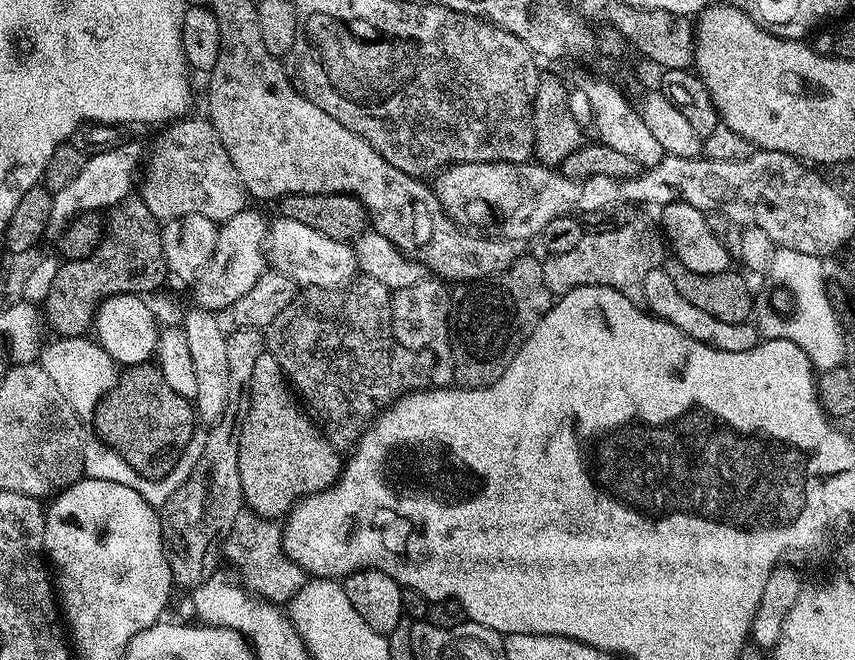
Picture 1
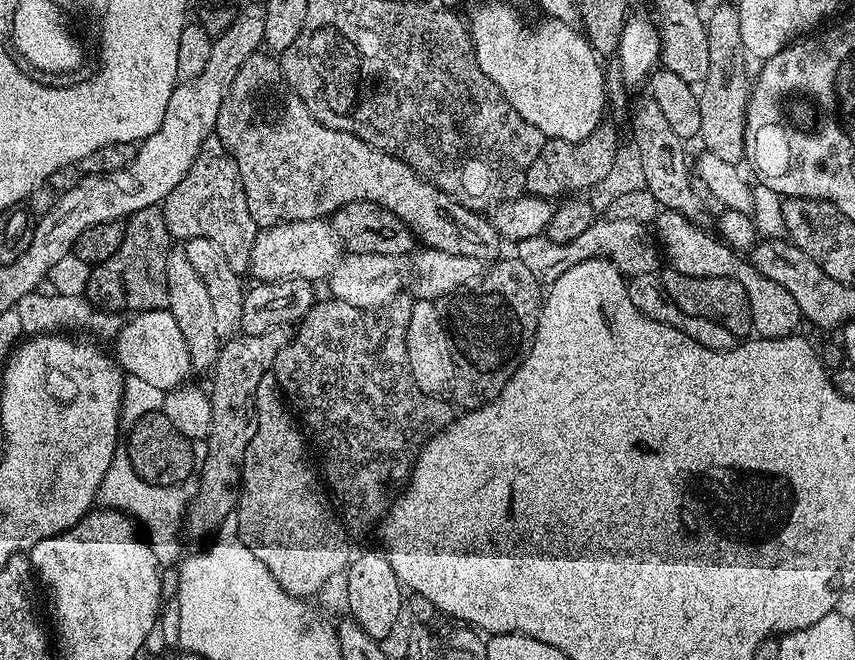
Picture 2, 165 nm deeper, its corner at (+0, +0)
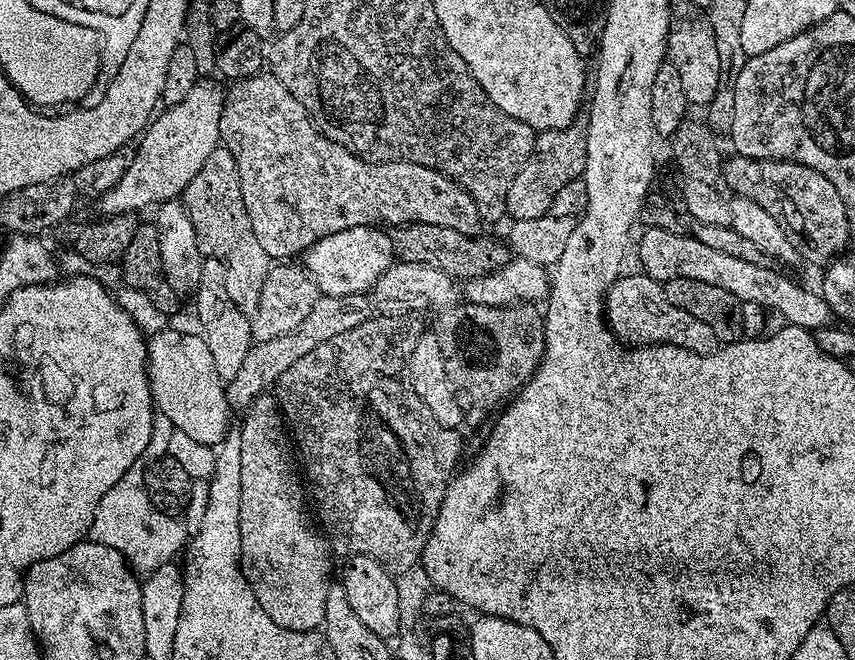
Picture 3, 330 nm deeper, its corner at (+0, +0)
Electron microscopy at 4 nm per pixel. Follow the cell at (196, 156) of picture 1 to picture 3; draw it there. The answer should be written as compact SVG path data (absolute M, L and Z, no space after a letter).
M218 146L214 154L206 158L202 170L190 178L182 193L182 203L186 214L190 214L190 222L194 222L201 249L211 259L221 261L224 265L222 283L230 302L234 302L238 310L251 318L254 310L258 310L258 297L262 294L262 282L266 282L270 258L266 250L262 250L254 234L254 226L250 226L250 218L242 202L238 166L228 148Z

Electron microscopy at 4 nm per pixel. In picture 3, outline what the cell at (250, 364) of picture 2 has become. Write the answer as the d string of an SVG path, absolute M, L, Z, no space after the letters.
M357 296L321 300L320 304L313 309L312 316L300 325L300 332L296 336L288 336L283 340L270 338L270 342L261 344L253 343L238 374L234 374L234 378L227 381L229 409L248 409L257 398L265 395L278 382L278 378L282 378L282 374L286 374L286 370L290 370L290 366L294 366L294 362L298 362L298 358L306 358L306 354L318 350L320 341L327 339L328 336L333 336L344 328L351 328L354 324L360 323L365 312L368 312L367 304Z

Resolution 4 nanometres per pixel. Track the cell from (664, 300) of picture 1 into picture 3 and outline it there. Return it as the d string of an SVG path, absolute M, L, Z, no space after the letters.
M621 274L615 280L604 300L604 314L608 327L625 346L673 344L694 354L714 354L722 346L706 322L694 318L694 314L686 314L686 310L678 310L666 298L663 283L643 274Z

